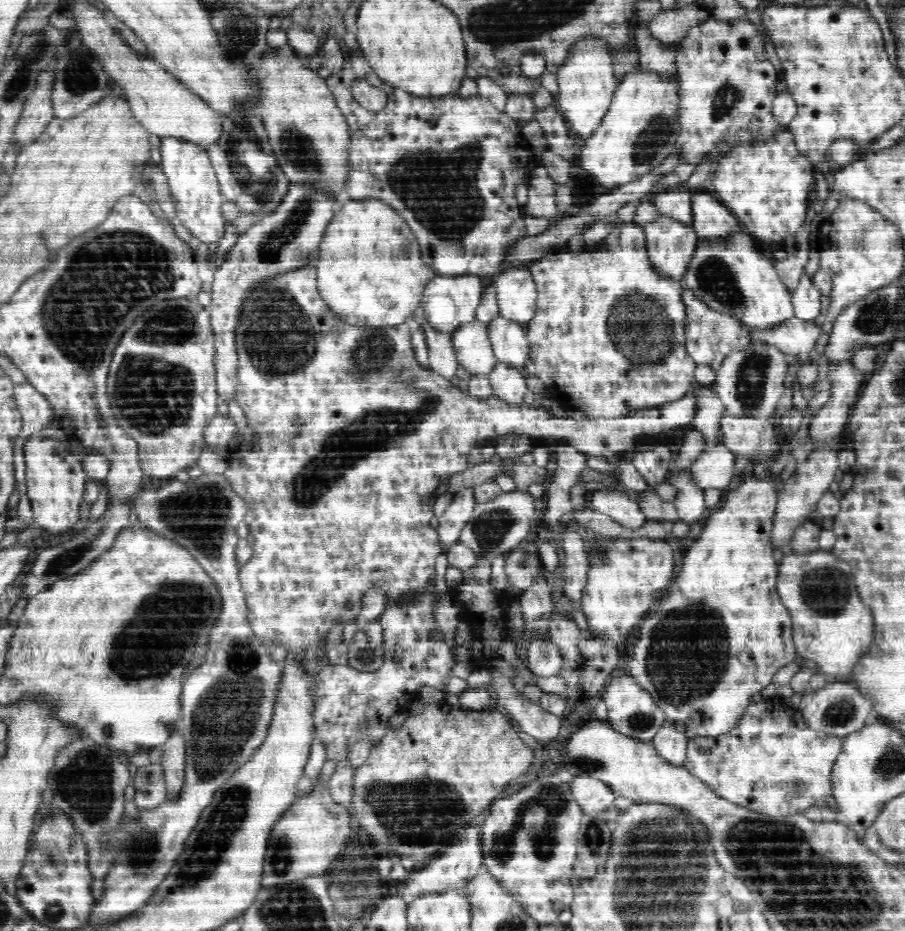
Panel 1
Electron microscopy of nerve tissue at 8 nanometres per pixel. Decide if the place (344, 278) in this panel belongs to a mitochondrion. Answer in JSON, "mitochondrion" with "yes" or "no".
{"mitochondrion":"no"}

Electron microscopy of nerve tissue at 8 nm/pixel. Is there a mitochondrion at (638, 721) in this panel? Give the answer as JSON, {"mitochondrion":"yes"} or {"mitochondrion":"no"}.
{"mitochondrion":"yes"}

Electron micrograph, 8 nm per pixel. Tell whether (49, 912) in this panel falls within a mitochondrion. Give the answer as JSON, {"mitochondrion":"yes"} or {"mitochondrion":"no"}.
{"mitochondrion":"yes"}

